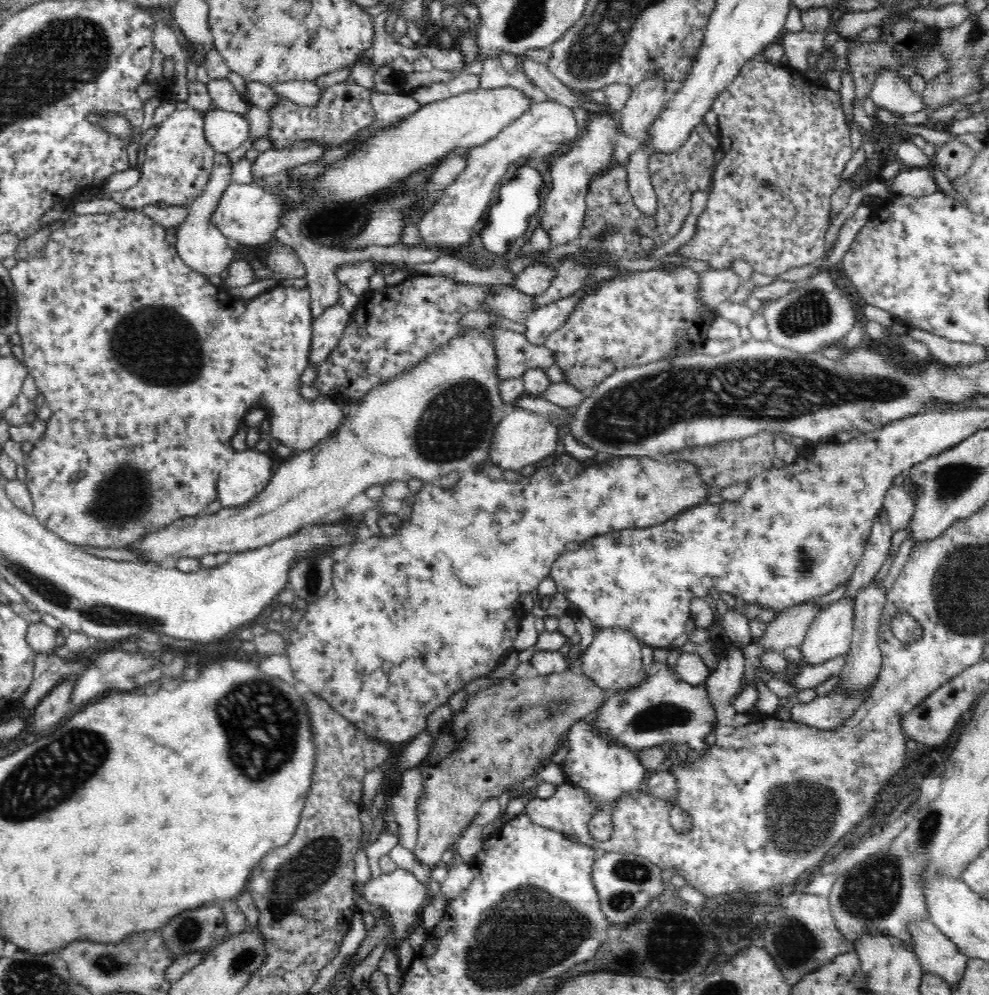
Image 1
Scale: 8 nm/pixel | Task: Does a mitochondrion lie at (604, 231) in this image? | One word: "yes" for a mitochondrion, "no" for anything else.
yes

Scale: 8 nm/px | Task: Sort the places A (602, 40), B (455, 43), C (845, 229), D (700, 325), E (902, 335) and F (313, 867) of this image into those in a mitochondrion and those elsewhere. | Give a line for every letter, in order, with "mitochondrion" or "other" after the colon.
A: mitochondrion
B: other
C: other
D: other
E: other
F: mitochondrion

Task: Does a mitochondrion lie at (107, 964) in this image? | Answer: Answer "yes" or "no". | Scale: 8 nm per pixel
yes

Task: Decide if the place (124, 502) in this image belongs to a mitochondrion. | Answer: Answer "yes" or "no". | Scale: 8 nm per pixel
yes

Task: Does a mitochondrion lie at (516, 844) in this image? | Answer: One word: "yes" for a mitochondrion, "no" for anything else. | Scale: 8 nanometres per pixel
no

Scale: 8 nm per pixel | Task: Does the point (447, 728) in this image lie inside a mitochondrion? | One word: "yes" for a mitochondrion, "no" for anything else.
no

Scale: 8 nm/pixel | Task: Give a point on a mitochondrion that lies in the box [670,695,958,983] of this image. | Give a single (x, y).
(871, 895)

